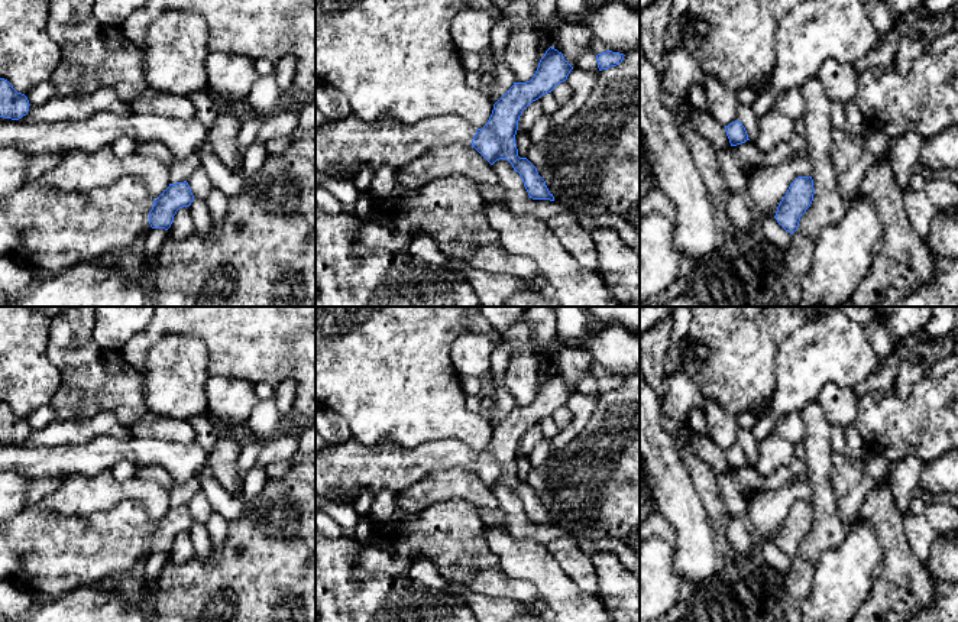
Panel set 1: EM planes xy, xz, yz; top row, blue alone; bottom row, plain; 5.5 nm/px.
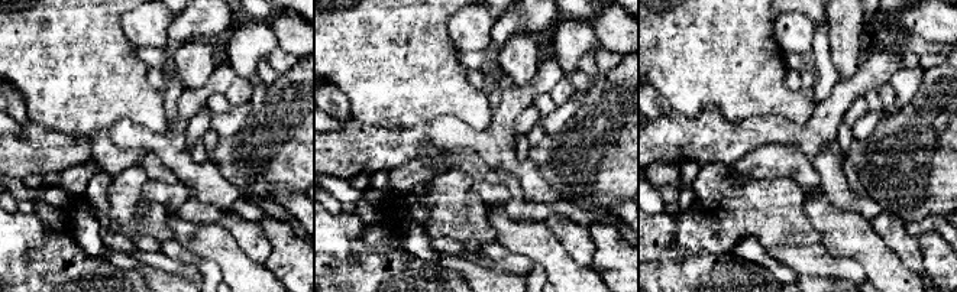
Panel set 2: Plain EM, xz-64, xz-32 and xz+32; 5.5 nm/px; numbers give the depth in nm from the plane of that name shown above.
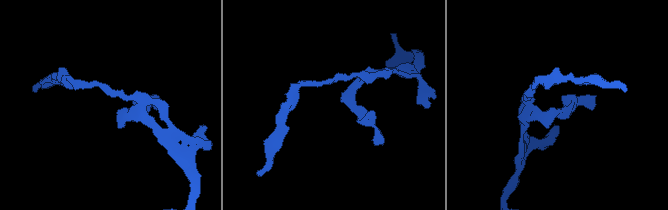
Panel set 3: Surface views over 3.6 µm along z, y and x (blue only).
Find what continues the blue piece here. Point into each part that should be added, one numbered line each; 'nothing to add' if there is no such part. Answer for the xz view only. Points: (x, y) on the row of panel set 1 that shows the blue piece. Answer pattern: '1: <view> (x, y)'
1: xz (346, 145)

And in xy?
1: xy (48, 230)

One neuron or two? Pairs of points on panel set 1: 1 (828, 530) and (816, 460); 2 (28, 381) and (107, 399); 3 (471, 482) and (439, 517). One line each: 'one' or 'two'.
1: one
2: two
3: two

